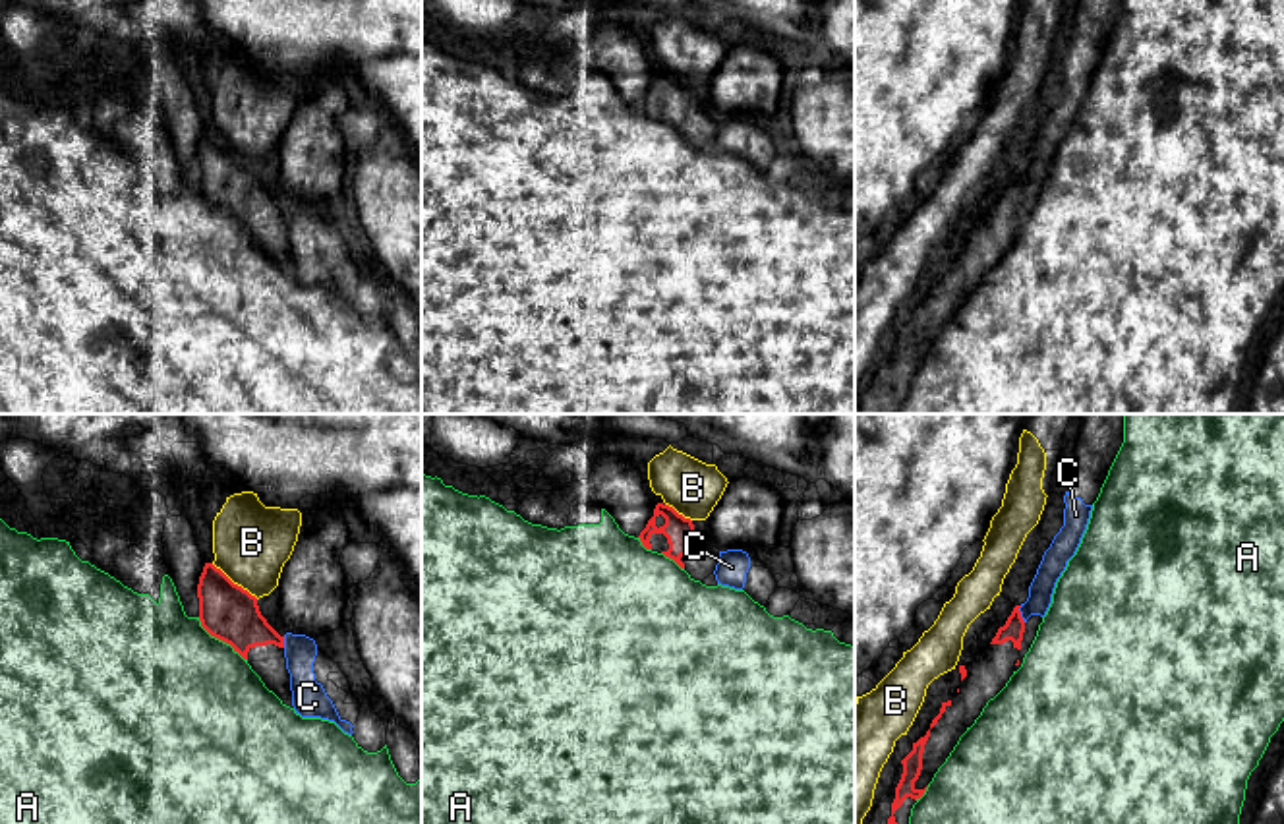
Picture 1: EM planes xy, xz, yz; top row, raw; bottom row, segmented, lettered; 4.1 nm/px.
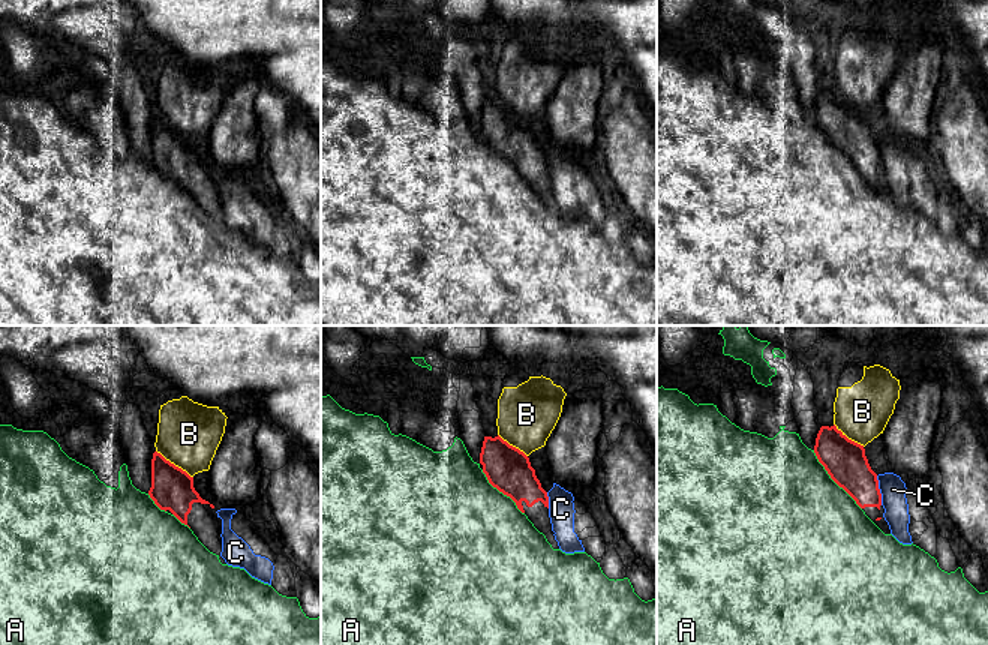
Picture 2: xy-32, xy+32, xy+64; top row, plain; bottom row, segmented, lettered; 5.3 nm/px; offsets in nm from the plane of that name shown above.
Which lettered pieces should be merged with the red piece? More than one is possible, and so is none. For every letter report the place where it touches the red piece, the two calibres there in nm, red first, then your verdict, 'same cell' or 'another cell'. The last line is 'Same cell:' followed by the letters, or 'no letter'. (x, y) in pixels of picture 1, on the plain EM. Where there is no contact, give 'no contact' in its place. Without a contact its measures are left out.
A: contact xy (221, 206); calibres 240 and 480 nm; another cell
B: contact xy (233, 149); calibres 240 and 320 nm; another cell
C: contact yz (1020, 180); calibres 90 and 100 nm; another cell
Same cell: no letter

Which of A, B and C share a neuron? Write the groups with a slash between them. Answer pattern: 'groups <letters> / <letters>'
groups A / B / C

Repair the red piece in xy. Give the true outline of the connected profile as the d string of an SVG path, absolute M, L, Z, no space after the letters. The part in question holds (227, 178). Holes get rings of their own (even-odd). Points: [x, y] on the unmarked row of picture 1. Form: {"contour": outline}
{"contour": "M213 130L203 133L197 164L201 193L230 211L280 267L290 267L284 203L261 182L257 164Z"}

